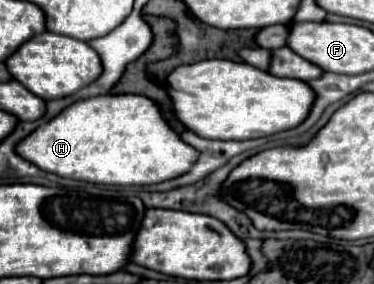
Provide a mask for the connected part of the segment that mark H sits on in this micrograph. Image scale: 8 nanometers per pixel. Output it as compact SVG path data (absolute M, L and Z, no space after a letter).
M104 94L78 100L56 114L50 122L30 132L16 144L16 152L40 166L40 170L58 174L62 178L94 182L94 184L118 184L118 186L142 186L142 184L158 184L170 178L176 178L196 162L196 150L184 144L180 136L162 120L158 106L138 94Z

